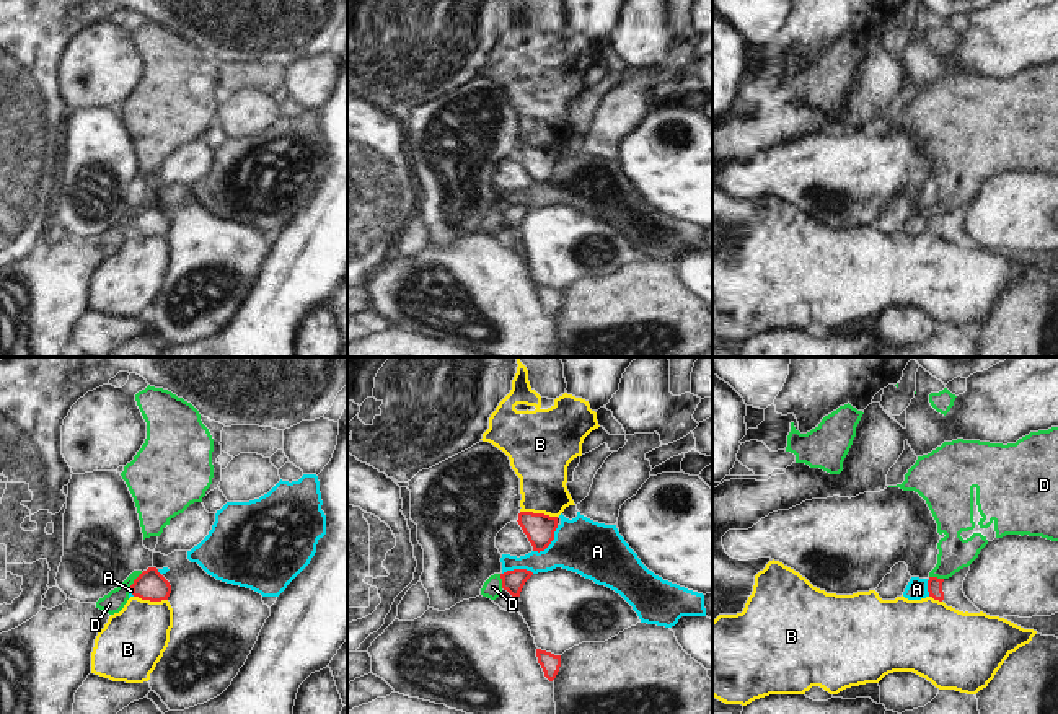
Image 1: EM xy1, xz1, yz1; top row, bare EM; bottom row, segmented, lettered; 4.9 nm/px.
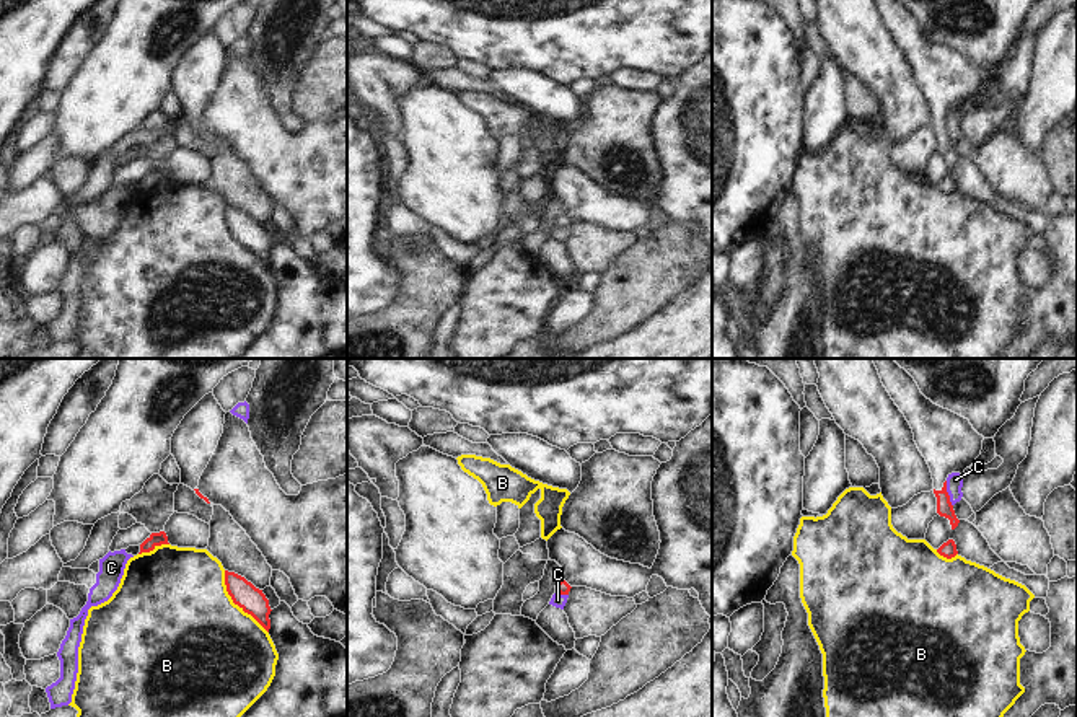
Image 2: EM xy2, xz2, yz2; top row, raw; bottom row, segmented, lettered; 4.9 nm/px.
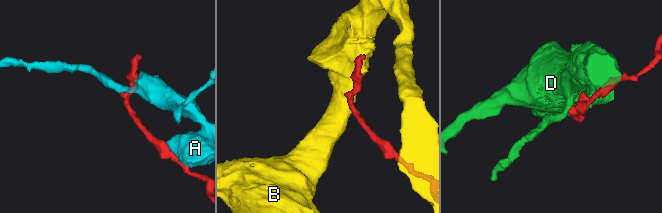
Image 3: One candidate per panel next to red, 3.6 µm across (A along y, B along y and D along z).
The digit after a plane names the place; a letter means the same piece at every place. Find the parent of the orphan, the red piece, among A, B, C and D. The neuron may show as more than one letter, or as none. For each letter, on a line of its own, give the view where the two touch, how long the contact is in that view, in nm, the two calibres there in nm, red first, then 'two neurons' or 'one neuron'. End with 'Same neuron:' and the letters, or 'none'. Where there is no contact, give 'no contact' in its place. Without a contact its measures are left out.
A: xz1 | 180 nm | 150/280 nm | two neurons
B: xy2 | 380 nm | 130/500 nm | two neurons
C: yz2 | 130 nm | 80/80 nm | two neurons
D: xy1 | 110 nm | 150/100 nm | two neurons
Same neuron: none

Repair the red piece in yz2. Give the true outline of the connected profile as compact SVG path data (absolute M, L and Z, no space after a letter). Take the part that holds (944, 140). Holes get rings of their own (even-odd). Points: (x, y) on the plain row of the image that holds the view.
M899 0L875 2L883 21L909 57L914 77L930 103L937 148L948 153L955 165L960 155L947 127L947 112L952 108L963 109L974 98L981 90L984 72L968 54L927 34L914 13Z

